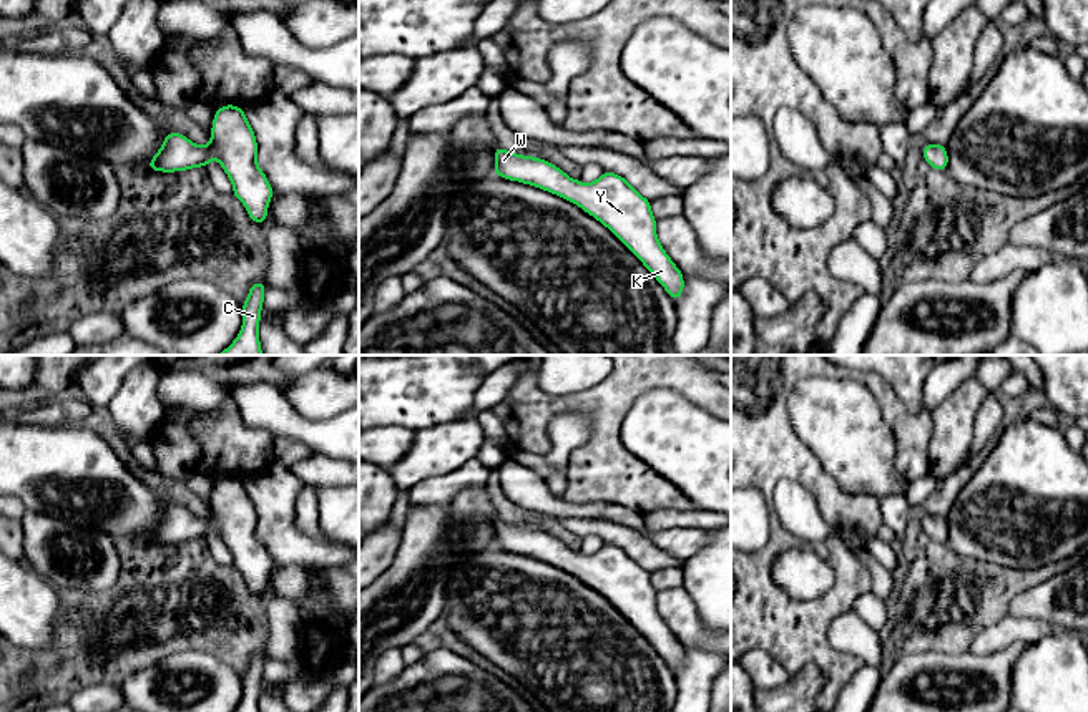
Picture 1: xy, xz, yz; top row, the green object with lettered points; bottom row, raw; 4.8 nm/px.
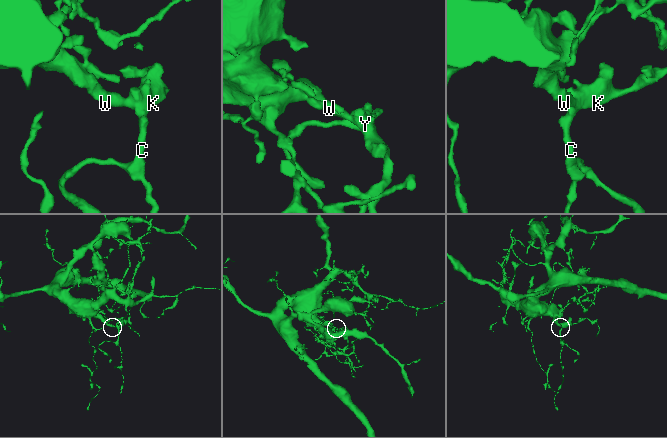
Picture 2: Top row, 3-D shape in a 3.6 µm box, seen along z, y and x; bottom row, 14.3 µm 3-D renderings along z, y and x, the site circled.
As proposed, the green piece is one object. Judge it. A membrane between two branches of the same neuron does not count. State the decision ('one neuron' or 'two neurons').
one neuron

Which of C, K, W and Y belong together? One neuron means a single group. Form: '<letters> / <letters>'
C K W Y

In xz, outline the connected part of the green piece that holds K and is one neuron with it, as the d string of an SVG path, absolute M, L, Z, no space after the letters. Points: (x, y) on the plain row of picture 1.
M502 518L493 521L493 528L493 546L565 569L600 593L643 634L674 675L678 674L684 662L683 644L658 612L651 573L623 548L603 543L596 553L585 556L535 528L517 526Z

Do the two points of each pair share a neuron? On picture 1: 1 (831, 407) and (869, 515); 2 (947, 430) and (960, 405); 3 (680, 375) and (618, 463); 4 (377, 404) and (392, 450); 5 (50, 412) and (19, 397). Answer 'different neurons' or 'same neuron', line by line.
1: different neurons
2: same neuron
3: same neuron
4: different neurons
5: different neurons

